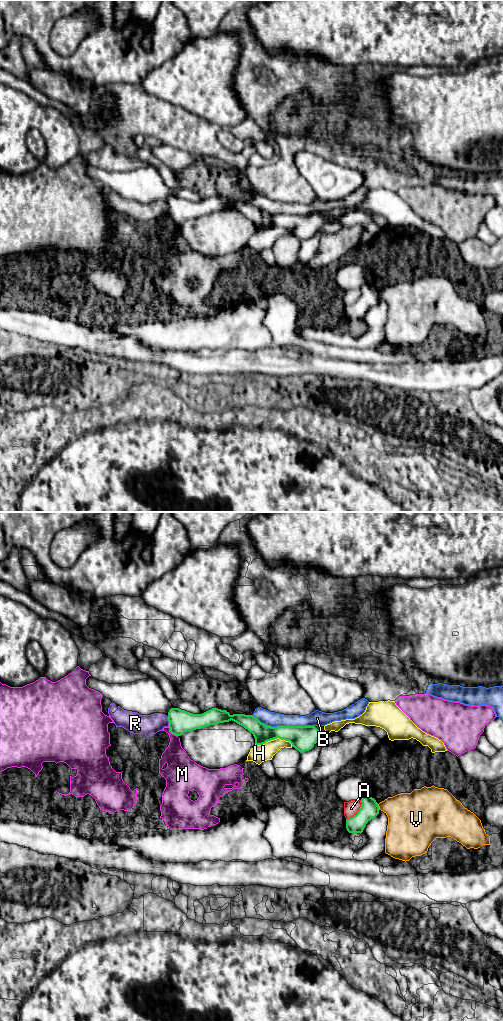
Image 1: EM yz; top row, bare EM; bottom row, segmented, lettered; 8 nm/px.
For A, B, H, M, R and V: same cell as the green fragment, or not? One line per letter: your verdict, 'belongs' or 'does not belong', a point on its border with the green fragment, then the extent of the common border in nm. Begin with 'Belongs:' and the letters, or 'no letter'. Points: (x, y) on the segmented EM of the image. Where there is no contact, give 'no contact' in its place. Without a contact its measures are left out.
Belongs: no letter
A: does not belong; meets green in yz at (357, 812); contact 200 nm long
B: does not belong; meets green in yz at (283, 726); contact 500 nm long
H: does not belong; meets green in yz at (274, 738); contact 300 nm long
M: does not belong; meets green in yz at (171, 732); contact 120 nm long
R: does not belong; meets green in yz at (168, 720); contact 80 nm long
V: does not belong; meets green in yz at (378, 807); contact 50 nm long

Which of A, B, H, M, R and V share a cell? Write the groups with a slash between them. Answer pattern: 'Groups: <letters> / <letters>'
Groups: A R V / B / H / M

